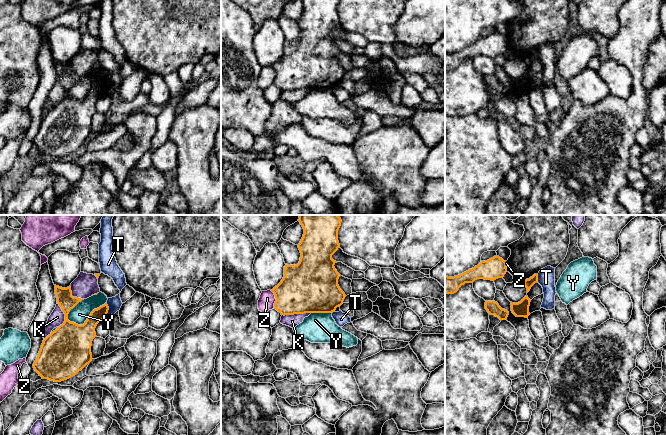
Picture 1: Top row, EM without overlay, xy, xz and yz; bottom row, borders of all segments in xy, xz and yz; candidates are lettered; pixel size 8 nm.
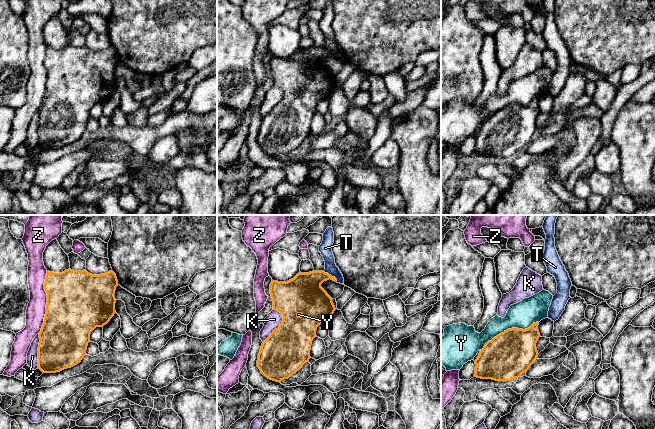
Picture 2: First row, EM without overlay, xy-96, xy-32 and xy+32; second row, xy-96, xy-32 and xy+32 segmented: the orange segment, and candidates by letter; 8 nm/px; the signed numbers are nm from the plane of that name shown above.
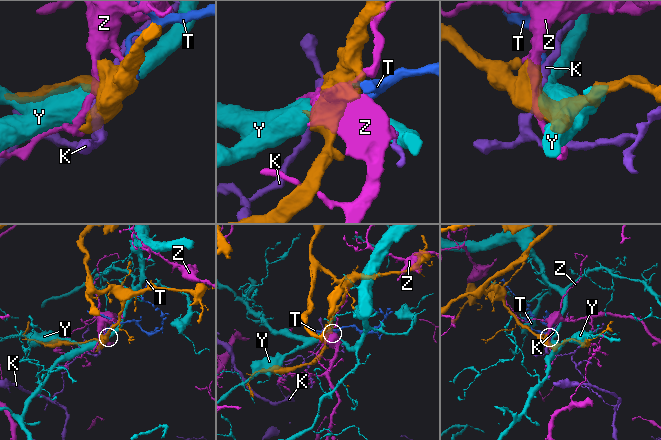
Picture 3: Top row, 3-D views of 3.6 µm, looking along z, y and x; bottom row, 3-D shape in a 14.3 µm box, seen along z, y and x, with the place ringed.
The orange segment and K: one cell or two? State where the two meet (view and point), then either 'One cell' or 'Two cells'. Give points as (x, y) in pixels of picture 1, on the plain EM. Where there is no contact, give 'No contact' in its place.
Touches orange at xz (296, 89). Two cells

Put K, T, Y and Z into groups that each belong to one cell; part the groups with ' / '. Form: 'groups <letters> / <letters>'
groups K / T / Y / Z

